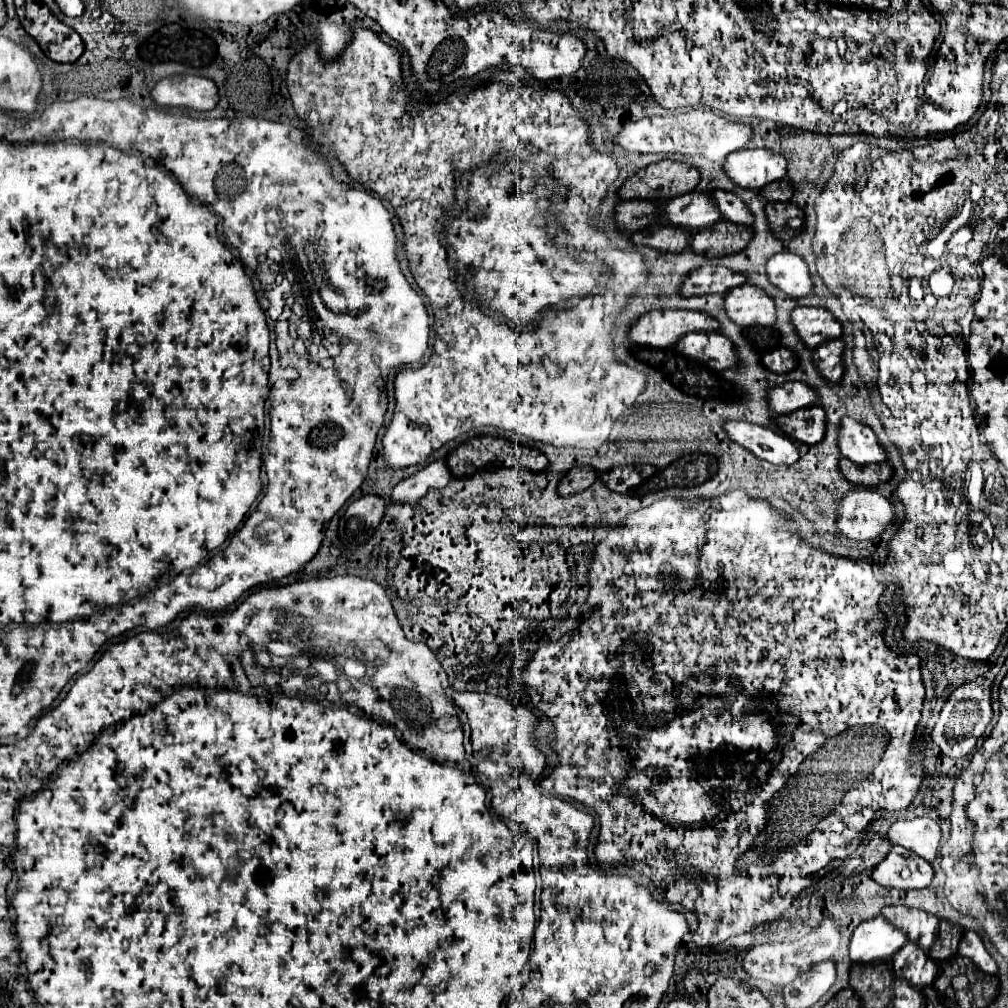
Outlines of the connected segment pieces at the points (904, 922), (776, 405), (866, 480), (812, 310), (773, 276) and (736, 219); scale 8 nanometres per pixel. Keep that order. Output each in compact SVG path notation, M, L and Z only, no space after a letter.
M904 905L884 907L882 915L894 927L900 927L908 935L908 941L916 943L924 951L928 951L932 947L936 933L938 933L938 923L940 923L940 919L936 915L930 915L920 909L908 909Z
M788 381L784 385L776 385L770 389L768 397L770 407L780 415L790 415L798 409L814 407L820 403L816 389L800 381Z
M848 459L840 461L840 471L844 473L844 477L854 483L854 485L864 485L864 487L876 487L882 481L890 481L890 477L894 475L894 467L890 463L878 465L878 463L870 463L870 465L856 465L850 463Z
M798 307L792 313L792 323L810 349L818 347L818 343L826 343L826 339L838 339L842 335L842 325L826 307Z
M778 253L766 263L768 281L790 297L808 297L814 289L814 281L806 261L794 253Z
M712 191L716 203L718 203L718 209L722 213L724 219L732 221L732 223L740 223L740 225L752 225L754 223L754 215L752 211L746 207L746 203L732 191Z

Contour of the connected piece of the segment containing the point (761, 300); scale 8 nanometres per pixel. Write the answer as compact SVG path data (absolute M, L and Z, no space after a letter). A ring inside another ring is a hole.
M754 285L736 287L726 295L726 311L730 319L738 325L774 325L776 323L776 303L766 291Z

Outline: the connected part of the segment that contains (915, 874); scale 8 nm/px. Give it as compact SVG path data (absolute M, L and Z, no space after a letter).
M892 847L886 859L874 869L872 877L884 887L922 889L930 885L934 869L926 859L908 853L904 847Z

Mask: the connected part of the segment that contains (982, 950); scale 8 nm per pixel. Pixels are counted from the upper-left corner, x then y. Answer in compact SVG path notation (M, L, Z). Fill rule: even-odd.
M972 929L964 933L964 937L960 941L960 947L958 947L958 955L972 959L984 973L990 973L990 975L998 973L998 965L990 957L990 953L986 951L986 947L982 943L982 937Z

